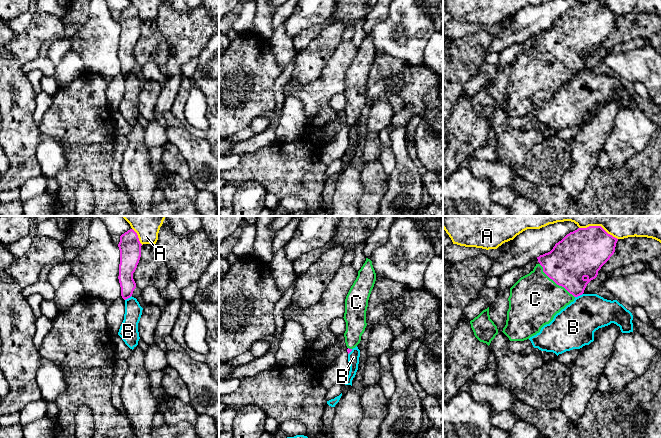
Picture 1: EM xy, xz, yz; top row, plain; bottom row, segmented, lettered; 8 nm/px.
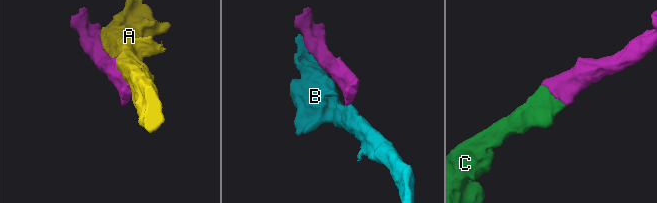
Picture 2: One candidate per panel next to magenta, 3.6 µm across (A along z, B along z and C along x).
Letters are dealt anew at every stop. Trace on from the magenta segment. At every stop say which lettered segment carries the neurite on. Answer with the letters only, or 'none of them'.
C

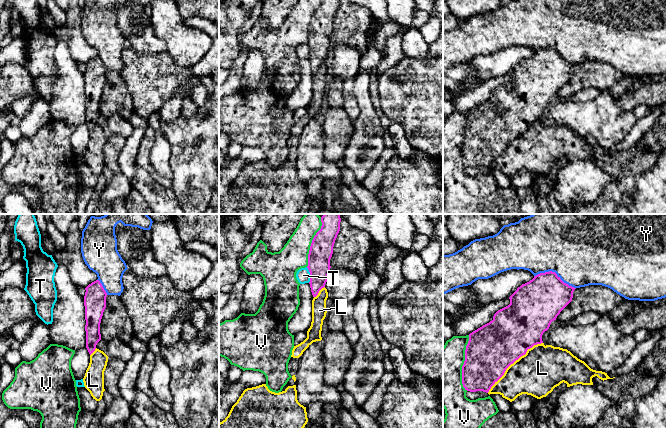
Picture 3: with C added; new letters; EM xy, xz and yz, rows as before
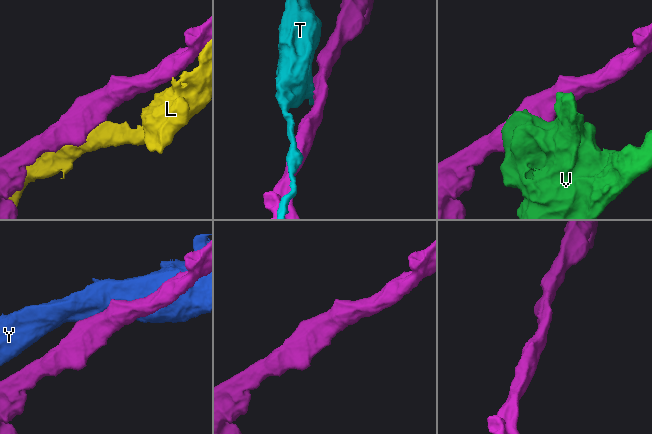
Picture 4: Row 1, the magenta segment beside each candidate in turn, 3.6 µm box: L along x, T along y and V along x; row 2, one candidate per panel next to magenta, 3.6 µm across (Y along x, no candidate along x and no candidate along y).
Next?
none of them

